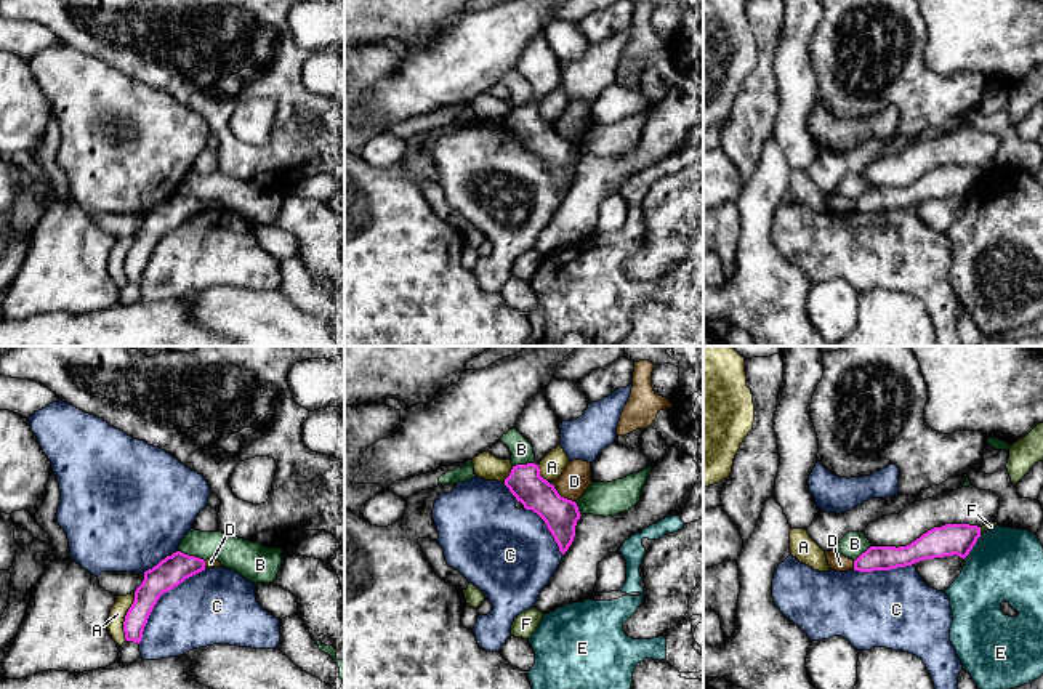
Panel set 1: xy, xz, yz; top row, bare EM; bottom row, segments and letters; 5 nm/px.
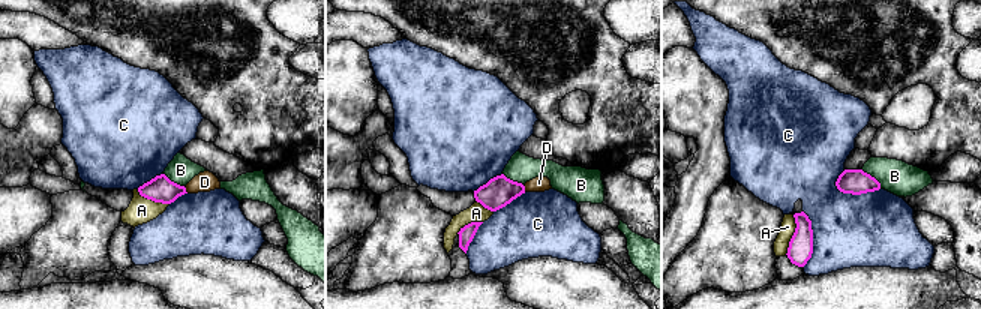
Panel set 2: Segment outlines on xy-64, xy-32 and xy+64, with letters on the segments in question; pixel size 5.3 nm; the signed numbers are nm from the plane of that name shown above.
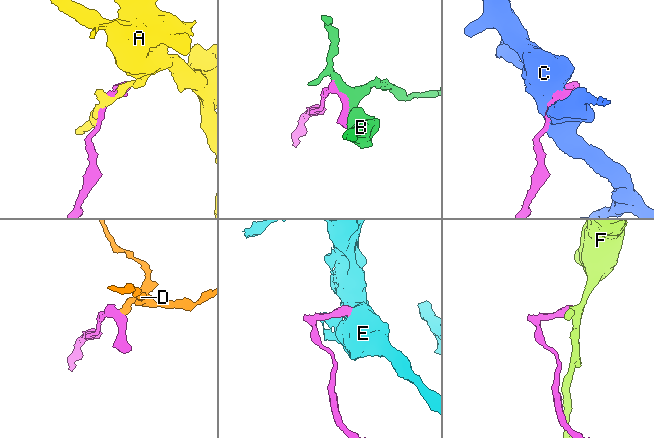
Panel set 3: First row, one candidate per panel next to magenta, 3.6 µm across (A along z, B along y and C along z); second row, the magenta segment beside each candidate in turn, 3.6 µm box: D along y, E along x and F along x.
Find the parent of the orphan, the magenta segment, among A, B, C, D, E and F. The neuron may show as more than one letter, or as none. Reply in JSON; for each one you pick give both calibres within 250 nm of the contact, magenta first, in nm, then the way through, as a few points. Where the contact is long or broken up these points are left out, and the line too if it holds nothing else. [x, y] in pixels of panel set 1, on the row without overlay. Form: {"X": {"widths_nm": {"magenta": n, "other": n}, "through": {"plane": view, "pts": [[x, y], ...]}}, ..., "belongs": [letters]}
{"belongs": []}

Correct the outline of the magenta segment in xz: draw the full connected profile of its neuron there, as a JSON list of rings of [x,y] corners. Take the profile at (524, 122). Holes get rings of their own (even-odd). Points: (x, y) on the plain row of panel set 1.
[[[543,35],[529,40],[516,62],[516,71],[532,85],[535,103],[513,107],[505,127],[524,146],[537,154],[564,195],[574,183],[580,152],[575,143],[558,135],[553,125],[540,117],[540,103],[561,85],[559,61]]]

